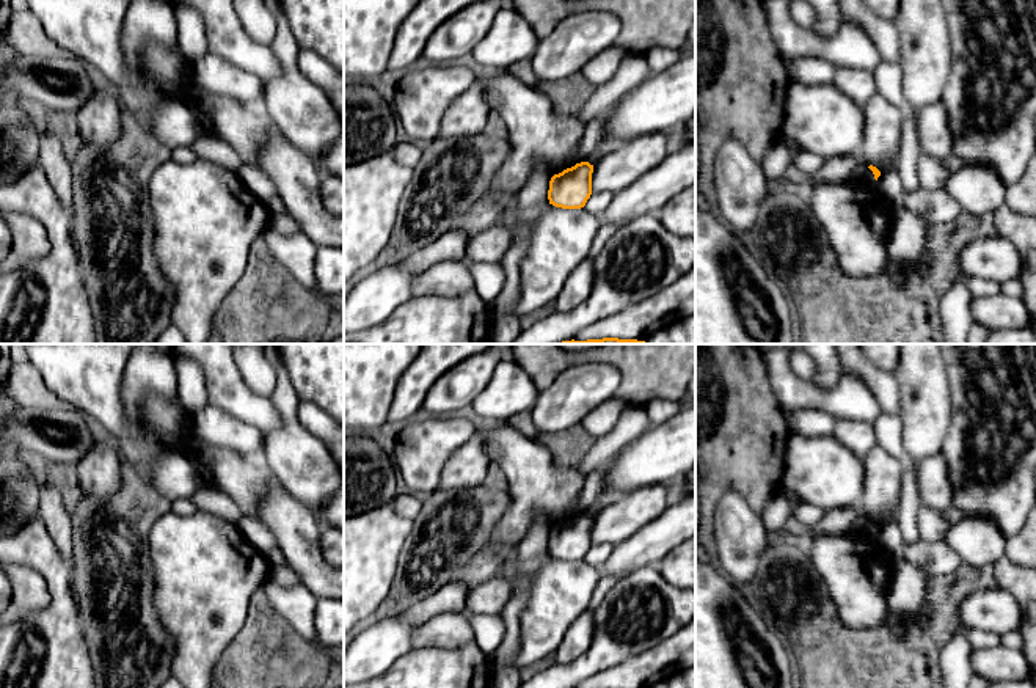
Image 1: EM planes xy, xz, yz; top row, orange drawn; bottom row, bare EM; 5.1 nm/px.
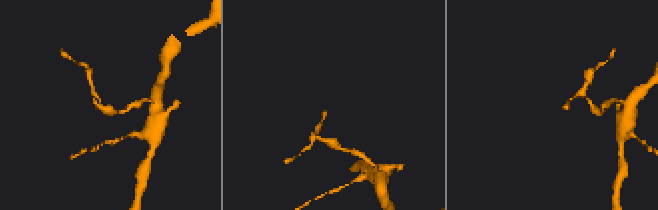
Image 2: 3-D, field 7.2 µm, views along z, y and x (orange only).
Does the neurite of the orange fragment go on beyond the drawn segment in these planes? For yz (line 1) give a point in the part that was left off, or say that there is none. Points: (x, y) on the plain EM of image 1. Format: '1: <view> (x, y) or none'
1: none

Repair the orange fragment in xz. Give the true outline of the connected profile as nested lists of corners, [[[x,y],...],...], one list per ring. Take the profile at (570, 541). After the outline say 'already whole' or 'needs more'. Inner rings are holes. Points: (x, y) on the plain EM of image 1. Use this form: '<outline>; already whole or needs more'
[[[581,514],[554,526],[548,542],[549,556],[562,561],[584,559],[592,547],[592,525],[593,517]]]; already whole

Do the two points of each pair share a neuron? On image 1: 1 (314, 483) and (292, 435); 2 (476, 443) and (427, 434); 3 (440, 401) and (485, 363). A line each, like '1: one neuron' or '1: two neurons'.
1: one neuron
2: two neurons
3: one neuron

